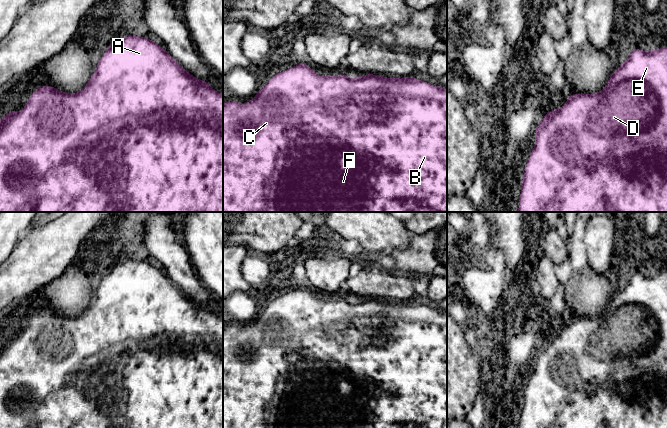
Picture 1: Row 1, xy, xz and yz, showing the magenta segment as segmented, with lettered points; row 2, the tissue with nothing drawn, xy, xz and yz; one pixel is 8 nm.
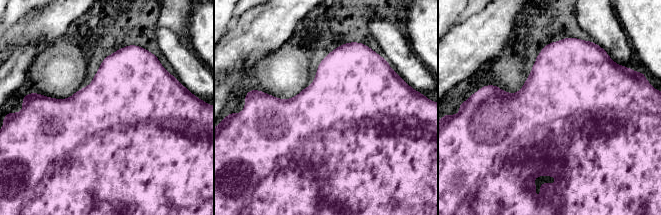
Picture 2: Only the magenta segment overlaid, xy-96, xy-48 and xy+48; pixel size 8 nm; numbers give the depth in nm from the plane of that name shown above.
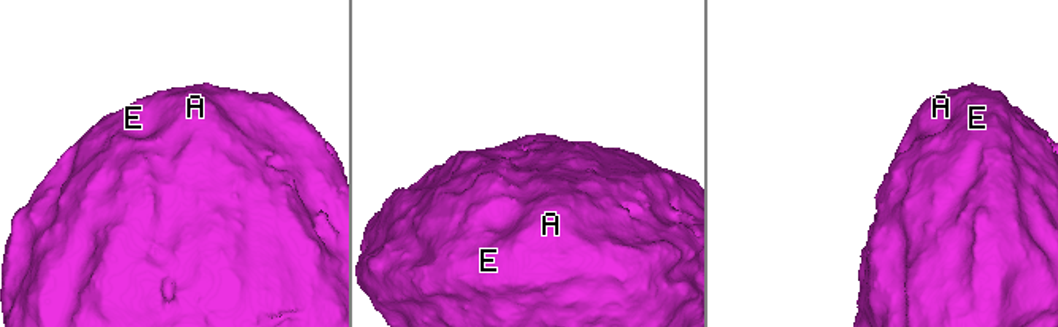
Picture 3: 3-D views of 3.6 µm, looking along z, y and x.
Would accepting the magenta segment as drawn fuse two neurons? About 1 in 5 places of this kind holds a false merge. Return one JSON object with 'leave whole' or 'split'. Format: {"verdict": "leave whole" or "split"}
{"verdict": "leave whole"}

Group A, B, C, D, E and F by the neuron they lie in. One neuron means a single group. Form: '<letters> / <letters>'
A B C D E F

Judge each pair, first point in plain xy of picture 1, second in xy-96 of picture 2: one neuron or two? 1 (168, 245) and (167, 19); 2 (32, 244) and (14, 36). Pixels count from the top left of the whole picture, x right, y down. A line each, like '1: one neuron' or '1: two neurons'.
1: two neurons
2: one neuron

